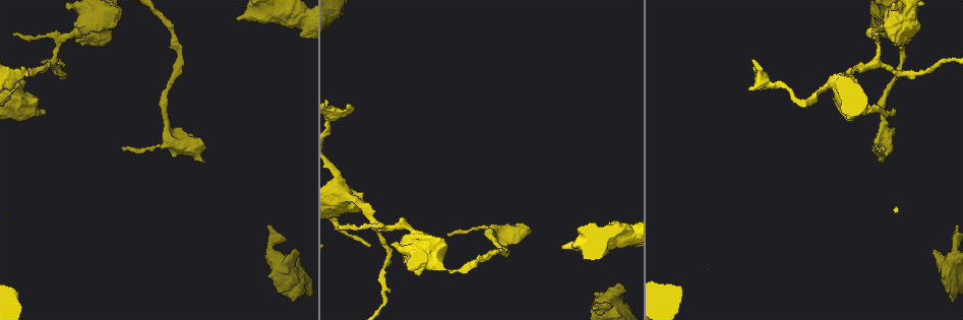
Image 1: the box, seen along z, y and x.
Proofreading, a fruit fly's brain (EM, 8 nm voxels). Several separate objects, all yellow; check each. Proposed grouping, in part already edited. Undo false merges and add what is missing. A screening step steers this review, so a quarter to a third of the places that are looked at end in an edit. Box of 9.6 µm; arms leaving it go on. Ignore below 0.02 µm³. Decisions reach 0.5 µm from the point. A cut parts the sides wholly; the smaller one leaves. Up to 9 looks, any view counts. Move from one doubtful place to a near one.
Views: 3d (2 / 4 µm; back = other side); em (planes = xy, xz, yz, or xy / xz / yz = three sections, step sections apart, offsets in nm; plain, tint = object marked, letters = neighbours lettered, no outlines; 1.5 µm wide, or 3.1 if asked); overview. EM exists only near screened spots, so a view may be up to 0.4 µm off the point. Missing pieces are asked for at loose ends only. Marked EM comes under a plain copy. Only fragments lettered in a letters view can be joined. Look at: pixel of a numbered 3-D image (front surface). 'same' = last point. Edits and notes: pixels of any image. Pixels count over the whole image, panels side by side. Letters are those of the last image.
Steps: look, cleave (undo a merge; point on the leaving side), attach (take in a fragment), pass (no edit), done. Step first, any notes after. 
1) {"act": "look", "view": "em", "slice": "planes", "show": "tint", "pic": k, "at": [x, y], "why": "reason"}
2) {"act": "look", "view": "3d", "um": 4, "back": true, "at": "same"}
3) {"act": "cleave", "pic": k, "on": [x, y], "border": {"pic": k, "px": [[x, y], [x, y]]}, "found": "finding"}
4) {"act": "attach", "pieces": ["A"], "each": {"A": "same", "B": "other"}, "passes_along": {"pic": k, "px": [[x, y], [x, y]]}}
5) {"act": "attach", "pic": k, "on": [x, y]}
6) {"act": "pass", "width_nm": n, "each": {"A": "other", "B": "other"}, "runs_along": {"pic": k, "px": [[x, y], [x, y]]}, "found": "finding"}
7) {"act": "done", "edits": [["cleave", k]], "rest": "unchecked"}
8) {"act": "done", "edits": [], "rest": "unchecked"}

{"act": "look", "view": "3d", "um": 4, "pic": 1, "at": [336, 218], "why": "thick turns thin"}

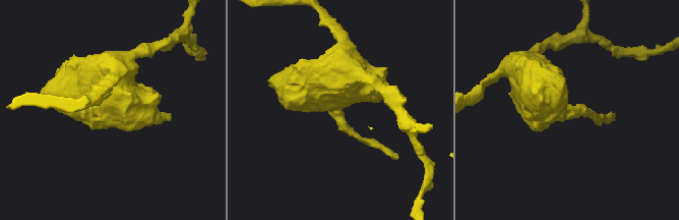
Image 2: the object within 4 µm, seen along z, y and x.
{"act": "look", "view": "em", "slice": "xz", "step": 8, "show": "tint", "pic": 2, "at": [338, 112]}

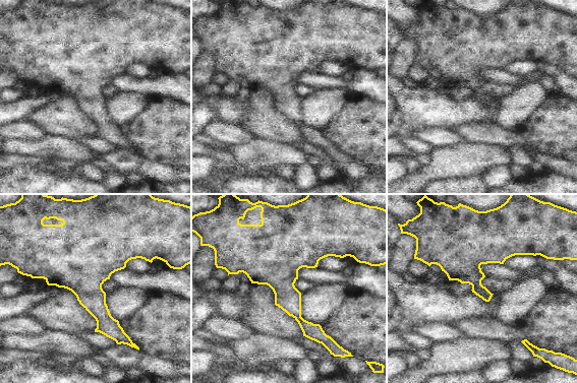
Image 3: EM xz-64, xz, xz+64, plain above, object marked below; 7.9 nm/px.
{"act": "look", "view": "em", "slice": "planes", "show": "letters", "at": "same", "why": "cut it another way"}

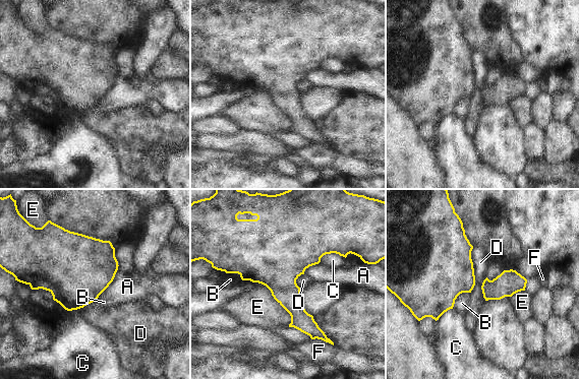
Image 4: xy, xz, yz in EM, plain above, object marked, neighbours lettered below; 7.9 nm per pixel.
{"act": "pass", "each": {"A": "other", "B": "other", "C": "other", "D": "other", "E": "other", "F": "other"}, "border": {"pic": 4, "px": [[473, 246], [474, 287], [470, 292]]}, "found": "one cell here"}

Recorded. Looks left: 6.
{"act": "look", "view": "3d", "um": 4, "back": true, "pic": 1, "at": [52, 59], "why": "branch point"}

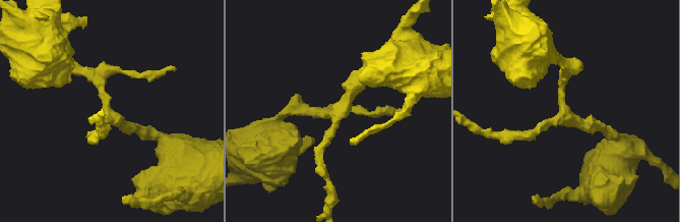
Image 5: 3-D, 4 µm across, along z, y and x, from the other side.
{"act": "look", "view": "em", "slice": "planes", "show": "letters", "pic": 5, "at": [338, 112], "arms": 3, "arm_widths_nm": [170, 200, 200]}

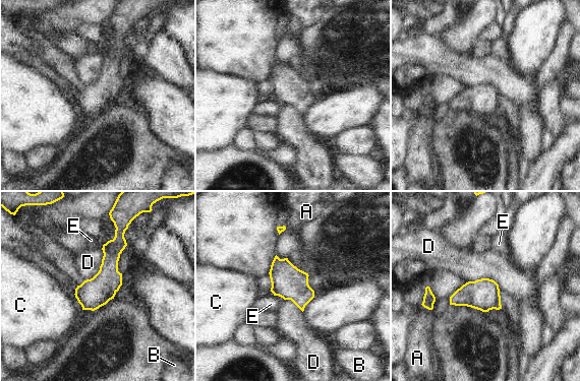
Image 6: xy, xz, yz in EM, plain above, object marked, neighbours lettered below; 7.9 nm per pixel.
{"act": "pass", "longest_contact_nm": ["D", 300], "each": {"A": "other", "B": "other", "C": "other", "D": "other", "E": "other"}, "border": {"pic": 6, "px": [[102, 249], [100, 269], [84, 280]]}, "found": "all the same cell"}

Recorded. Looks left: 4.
{"act": "look", "view": "3d", "um": 4, "pic": 1, "at": [237, 19], "why": "branch stops here"}

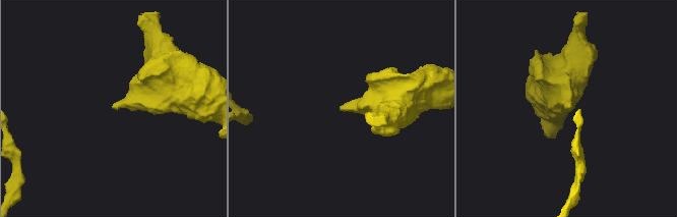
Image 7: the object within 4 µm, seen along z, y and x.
{"act": "look", "view": "em", "slice": "planes", "show": "letters", "pic": 7, "at": [570, 108], "why": "now the EM"}

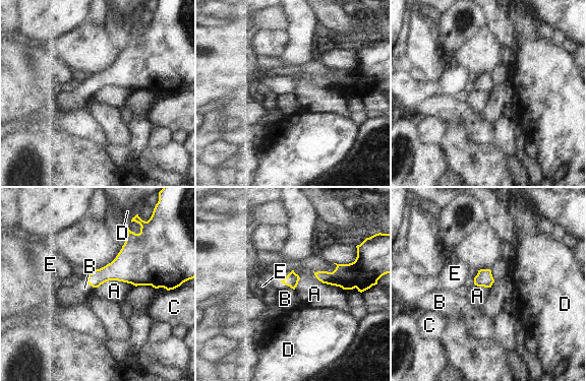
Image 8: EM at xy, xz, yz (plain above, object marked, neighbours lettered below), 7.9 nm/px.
{"act": "pass", "each": {"A": "other", "B": "other", "C": "other", "D": "other", "E": "other"}, "found": "none of them fits"}

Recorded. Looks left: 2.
{"act": "look", "view": "em", "slice": "planes", "show": "letters", "pic": 1, "at": [294, 250], "why": "stops while still wide"}

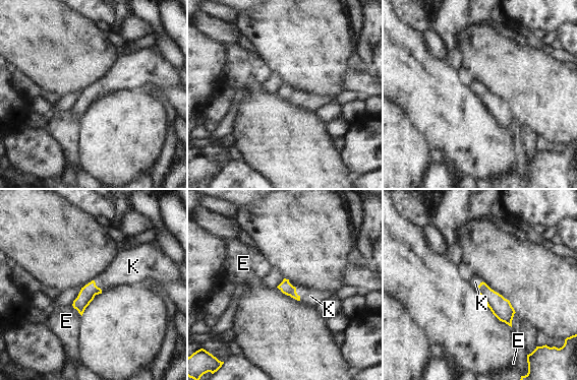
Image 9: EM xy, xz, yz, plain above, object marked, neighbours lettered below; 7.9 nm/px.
{"act": "attach", "pieces": ["K"], "longest_contact_nm": ["K", 190], "each": {"E": "other", "K": "same"}, "found": "it goes on there"}

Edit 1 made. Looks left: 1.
{"act": "done", "edits": [["attach", 9]], "rest": "unchecked"}

